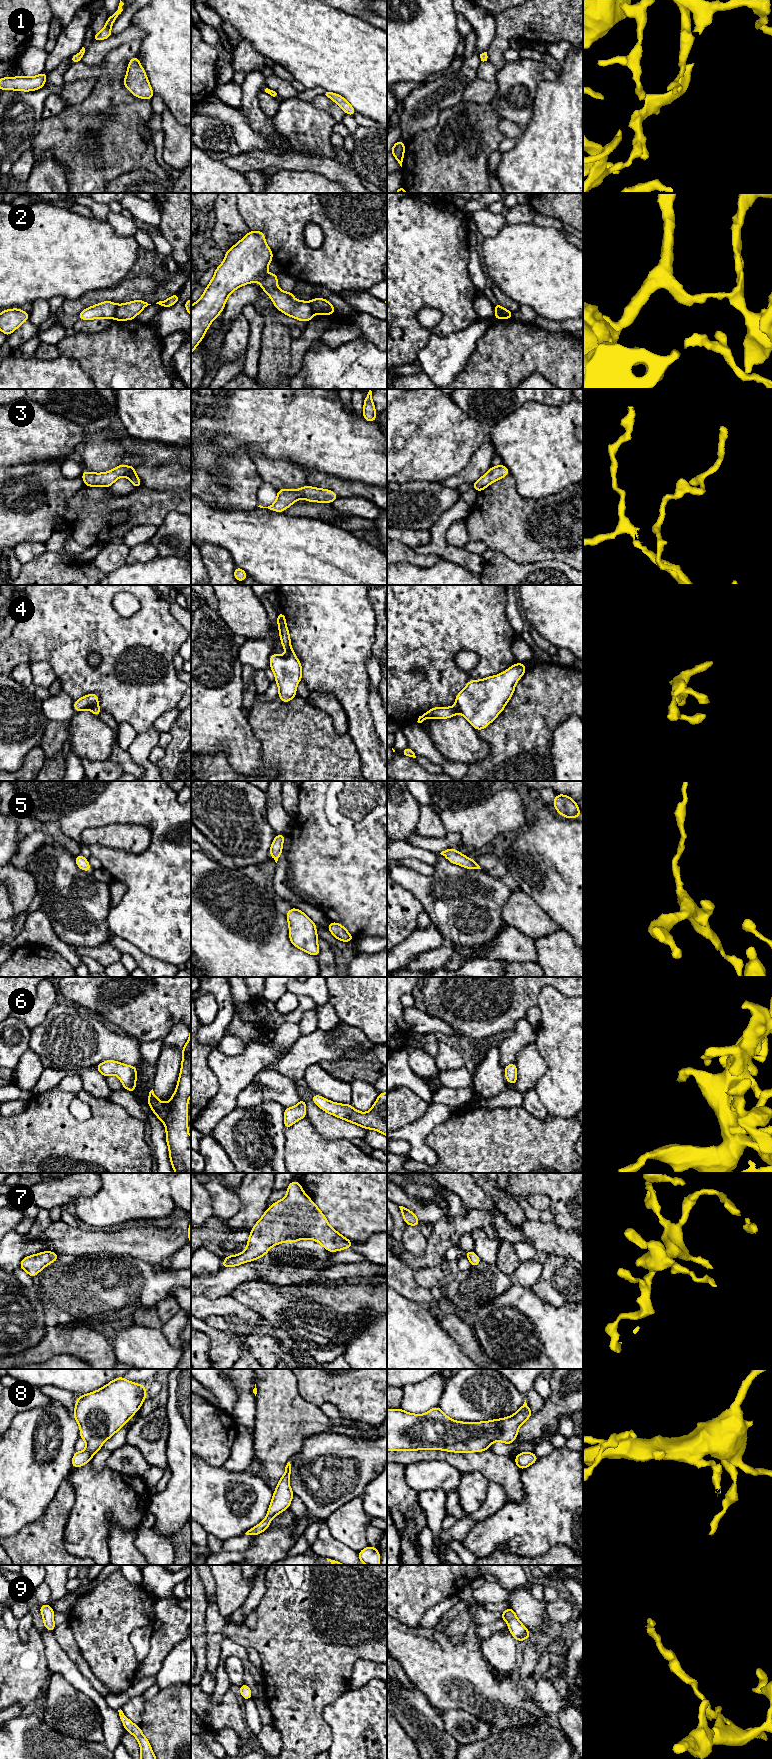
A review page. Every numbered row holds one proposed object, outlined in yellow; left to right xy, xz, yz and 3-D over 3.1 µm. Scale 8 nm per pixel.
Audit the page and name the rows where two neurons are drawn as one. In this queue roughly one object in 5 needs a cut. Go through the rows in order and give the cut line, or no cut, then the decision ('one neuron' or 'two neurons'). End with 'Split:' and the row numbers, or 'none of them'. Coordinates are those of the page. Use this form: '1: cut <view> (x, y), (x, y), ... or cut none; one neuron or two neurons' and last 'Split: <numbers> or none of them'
1: cut none; one neuron
2: cut xy (117, 305), (113, 317); two neurons
3: cut none; one neuron
4: cut none; one neuron
5: cut none; one neuron
6: cut none; one neuron
7: cut none; one neuron
8: cut none; one neuron
9: cut none; one neuron
Split: 2

